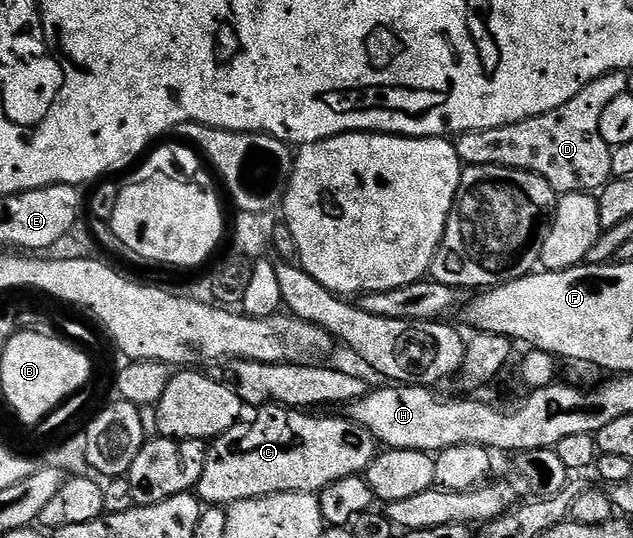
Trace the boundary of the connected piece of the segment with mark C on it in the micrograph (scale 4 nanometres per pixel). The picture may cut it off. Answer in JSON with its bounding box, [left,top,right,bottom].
[195,407,378,507]

